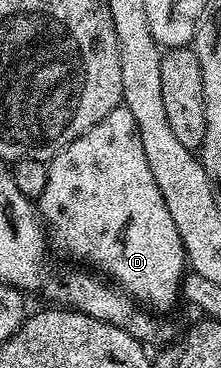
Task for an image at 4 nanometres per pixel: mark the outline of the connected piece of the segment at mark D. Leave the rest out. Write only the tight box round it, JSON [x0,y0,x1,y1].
[37,105,189,309]

